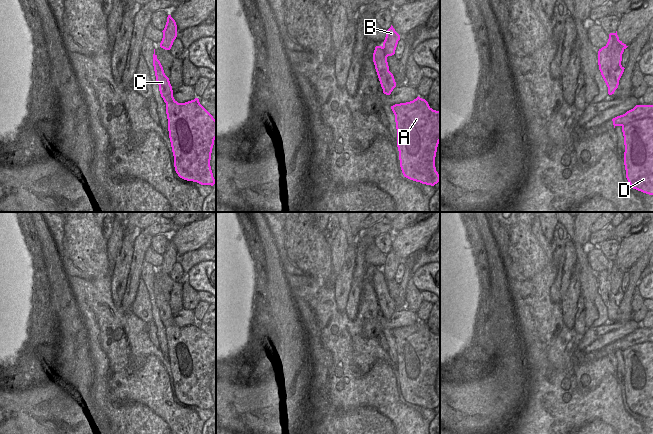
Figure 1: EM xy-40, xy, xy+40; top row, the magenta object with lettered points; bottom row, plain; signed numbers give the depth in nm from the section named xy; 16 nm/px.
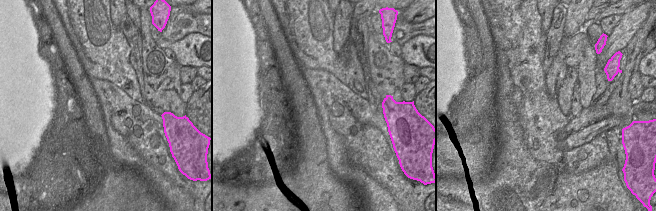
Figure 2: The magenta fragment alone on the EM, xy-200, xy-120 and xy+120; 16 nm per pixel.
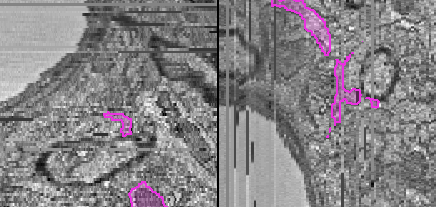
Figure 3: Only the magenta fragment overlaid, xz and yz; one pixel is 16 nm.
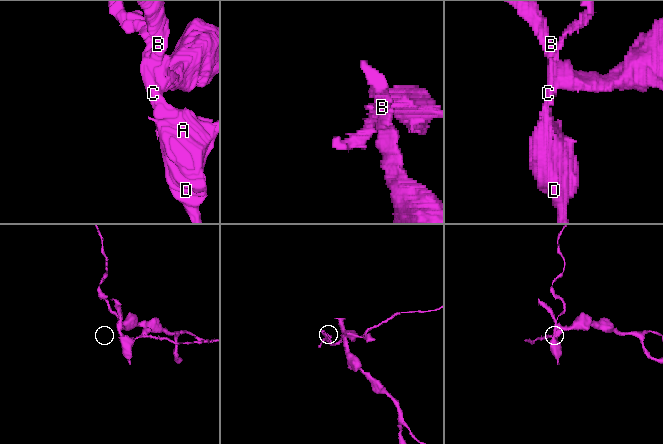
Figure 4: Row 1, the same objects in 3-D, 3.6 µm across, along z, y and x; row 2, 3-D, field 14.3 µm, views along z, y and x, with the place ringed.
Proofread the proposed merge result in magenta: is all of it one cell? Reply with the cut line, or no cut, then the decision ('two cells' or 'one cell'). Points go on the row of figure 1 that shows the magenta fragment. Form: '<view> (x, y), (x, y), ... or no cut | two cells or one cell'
xy+40 (605, 46), (610, 66), (618, 82) | two cells

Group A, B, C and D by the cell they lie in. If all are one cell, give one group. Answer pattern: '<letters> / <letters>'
A C D / B

